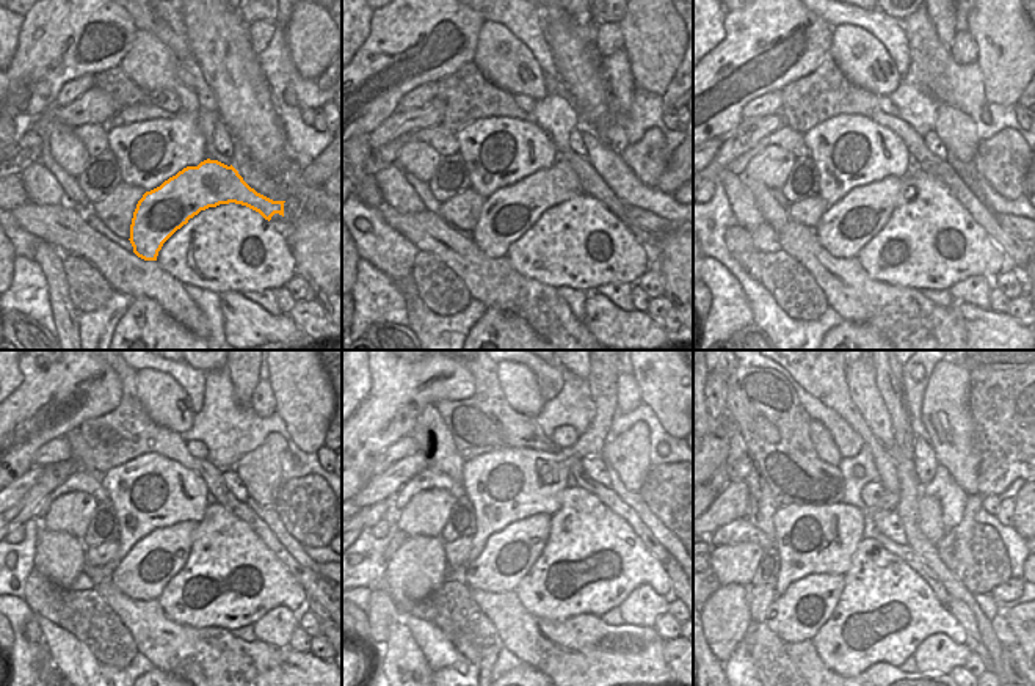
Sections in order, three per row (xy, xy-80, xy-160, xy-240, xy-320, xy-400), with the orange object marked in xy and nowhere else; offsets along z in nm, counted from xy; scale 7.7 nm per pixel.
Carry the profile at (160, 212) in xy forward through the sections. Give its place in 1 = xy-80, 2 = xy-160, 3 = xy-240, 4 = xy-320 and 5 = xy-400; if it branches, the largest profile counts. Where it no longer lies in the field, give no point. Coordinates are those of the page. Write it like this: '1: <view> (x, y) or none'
1: xy-80 (507, 214)
2: xy-160 (852, 222)
3: xy-240 (154, 561)
4: xy-320 (458, 600)
5: xy-400 (797, 616)

